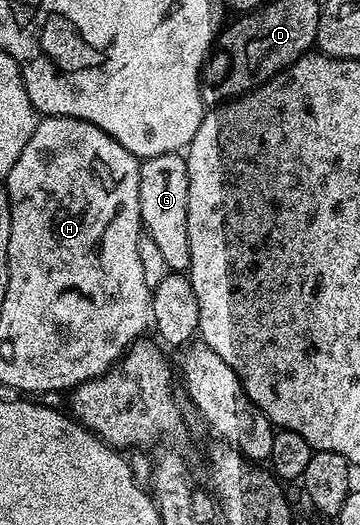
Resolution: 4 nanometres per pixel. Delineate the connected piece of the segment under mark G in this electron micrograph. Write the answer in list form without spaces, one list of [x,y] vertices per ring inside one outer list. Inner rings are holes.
[[[165,153],[161,157],[149,157],[139,165],[139,204],[141,205],[141,227],[149,237],[153,237],[158,251],[165,257],[165,265],[172,272],[183,273],[191,266],[189,257],[189,173],[187,160],[179,153]]]

